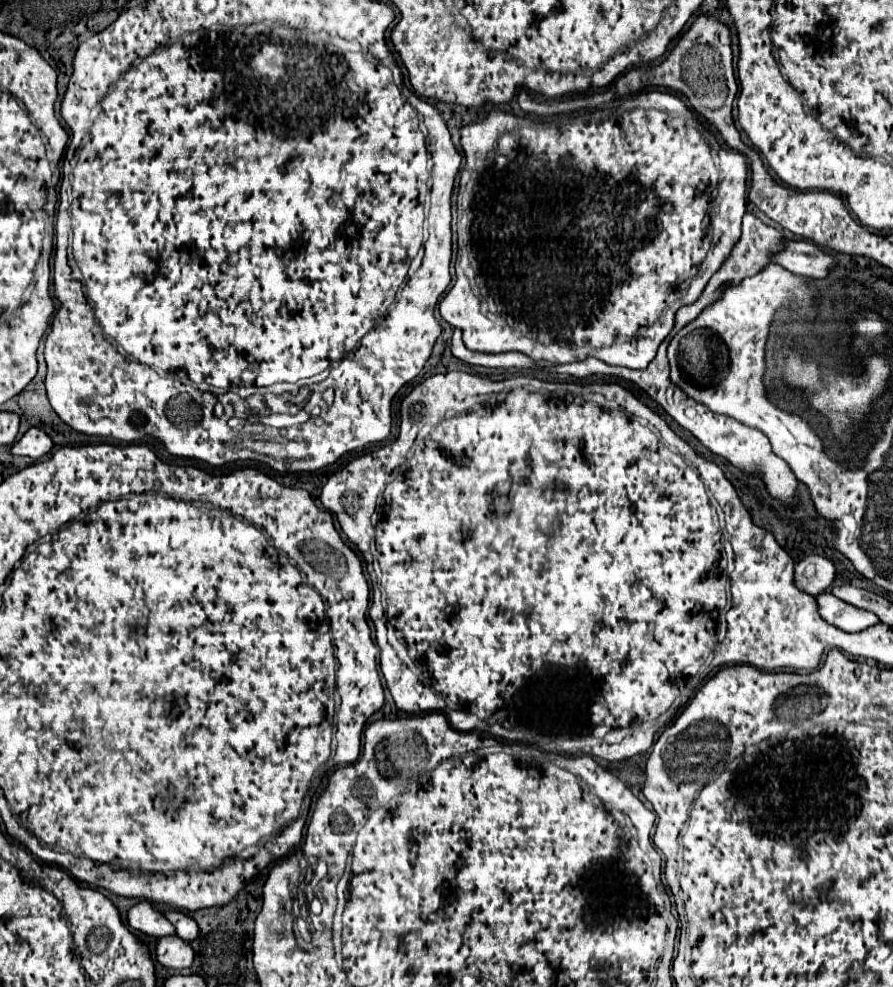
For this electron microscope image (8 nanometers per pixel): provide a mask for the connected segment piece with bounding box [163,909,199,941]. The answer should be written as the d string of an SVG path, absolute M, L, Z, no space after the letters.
M167 909L167 911L163 911L163 915L171 921L171 925L175 925L175 935L177 937L181 937L185 941L193 941L199 935L197 923L189 915L185 915L181 911L175 911L175 909Z

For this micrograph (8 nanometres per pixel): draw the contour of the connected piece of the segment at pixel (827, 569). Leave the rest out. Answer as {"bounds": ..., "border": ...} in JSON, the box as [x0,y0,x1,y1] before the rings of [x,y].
{"bounds":[795,555,833,597],"border":[[[807,555],[795,563],[795,585],[813,597],[831,587],[833,575],[833,563],[821,555]]]}

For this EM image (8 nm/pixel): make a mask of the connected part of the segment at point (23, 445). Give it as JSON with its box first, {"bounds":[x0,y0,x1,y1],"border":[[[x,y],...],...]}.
{"bounds":[11,427,53,459],"border":[[[33,427],[11,447],[11,453],[13,455],[25,455],[31,459],[39,459],[39,457],[47,455],[51,449],[53,449],[53,441],[47,437],[47,433]]]}

